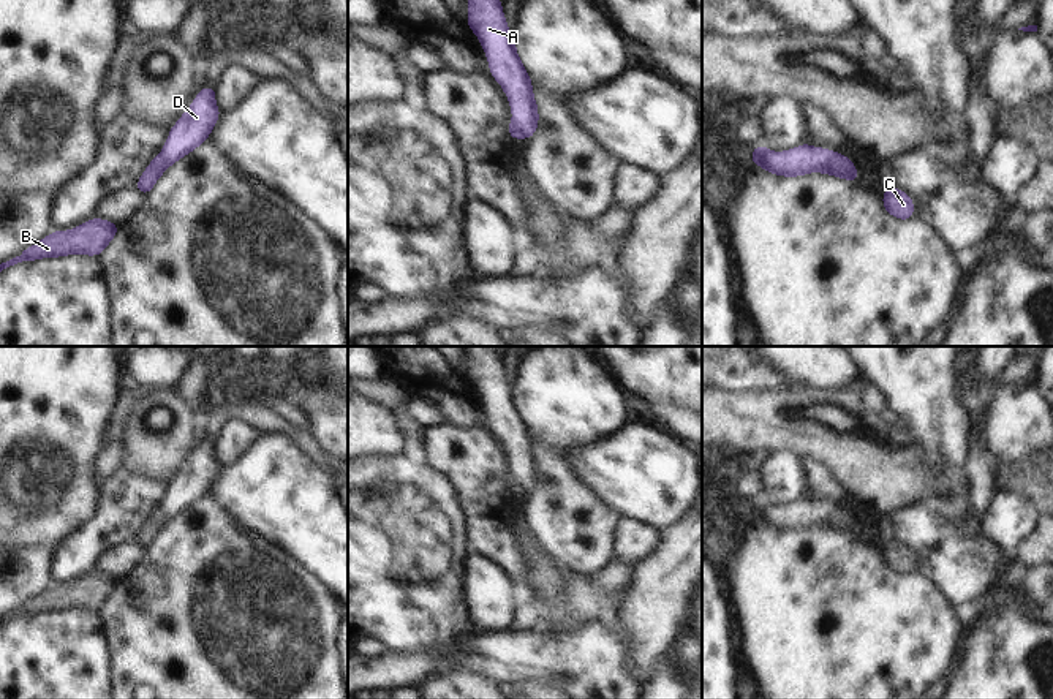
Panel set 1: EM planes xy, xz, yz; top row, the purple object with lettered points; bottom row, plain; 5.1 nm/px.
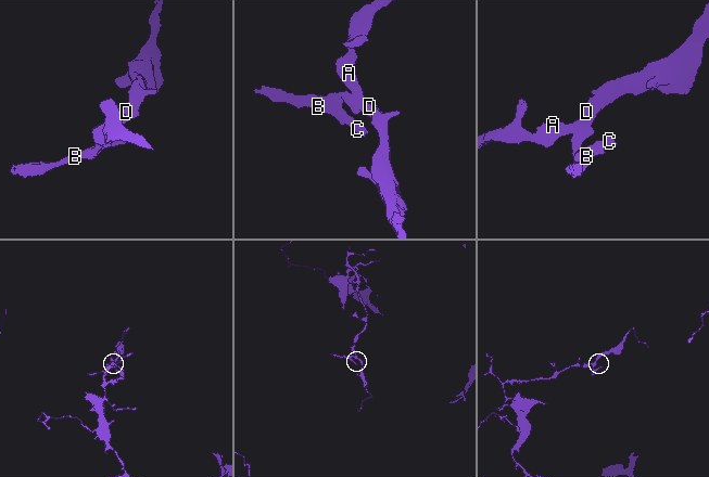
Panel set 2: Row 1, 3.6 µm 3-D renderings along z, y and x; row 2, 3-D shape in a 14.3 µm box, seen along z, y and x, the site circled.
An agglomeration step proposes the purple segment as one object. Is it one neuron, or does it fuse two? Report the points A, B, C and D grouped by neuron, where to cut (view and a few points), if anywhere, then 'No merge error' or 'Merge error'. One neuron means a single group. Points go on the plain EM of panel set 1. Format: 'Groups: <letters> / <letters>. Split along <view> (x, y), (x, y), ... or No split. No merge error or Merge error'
Groups: A D / B C. Split along yz (840, 508), (816, 525). Merge error.

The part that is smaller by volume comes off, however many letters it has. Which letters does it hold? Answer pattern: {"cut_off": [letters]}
{"cut_off": ["B", "C"]}

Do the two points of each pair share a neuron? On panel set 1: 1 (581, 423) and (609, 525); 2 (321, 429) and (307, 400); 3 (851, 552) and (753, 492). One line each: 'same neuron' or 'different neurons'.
1: same neuron
2: same neuron
3: different neurons

